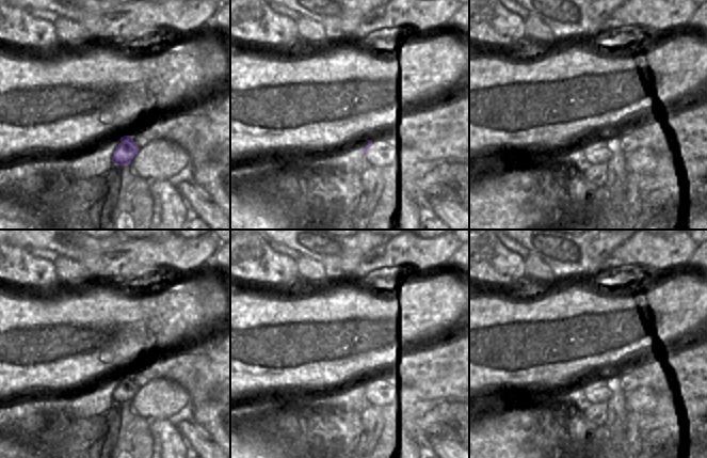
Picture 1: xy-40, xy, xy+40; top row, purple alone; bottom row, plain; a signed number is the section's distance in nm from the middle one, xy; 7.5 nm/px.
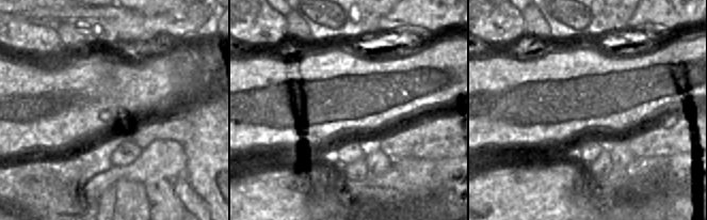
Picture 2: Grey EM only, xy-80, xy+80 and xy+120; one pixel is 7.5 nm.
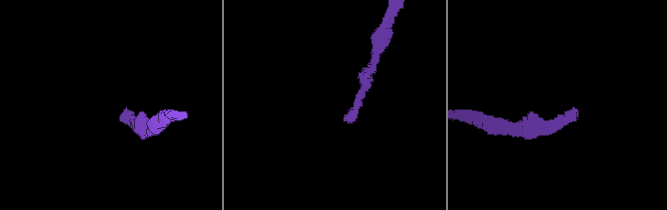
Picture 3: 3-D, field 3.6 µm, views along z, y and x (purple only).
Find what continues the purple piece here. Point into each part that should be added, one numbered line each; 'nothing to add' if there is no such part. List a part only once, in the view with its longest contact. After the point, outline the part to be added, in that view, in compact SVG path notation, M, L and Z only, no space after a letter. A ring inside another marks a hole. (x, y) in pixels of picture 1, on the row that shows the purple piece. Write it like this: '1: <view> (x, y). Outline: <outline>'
1: xy (354, 160). Outline: M352 140L346 143L343 146L333 148L328 152L332 158L343 156L343 172L335 172L336 174L348 174L350 172L356 172L361 174L370 167L367 161L364 152L361 151L368 145L368 140Z

